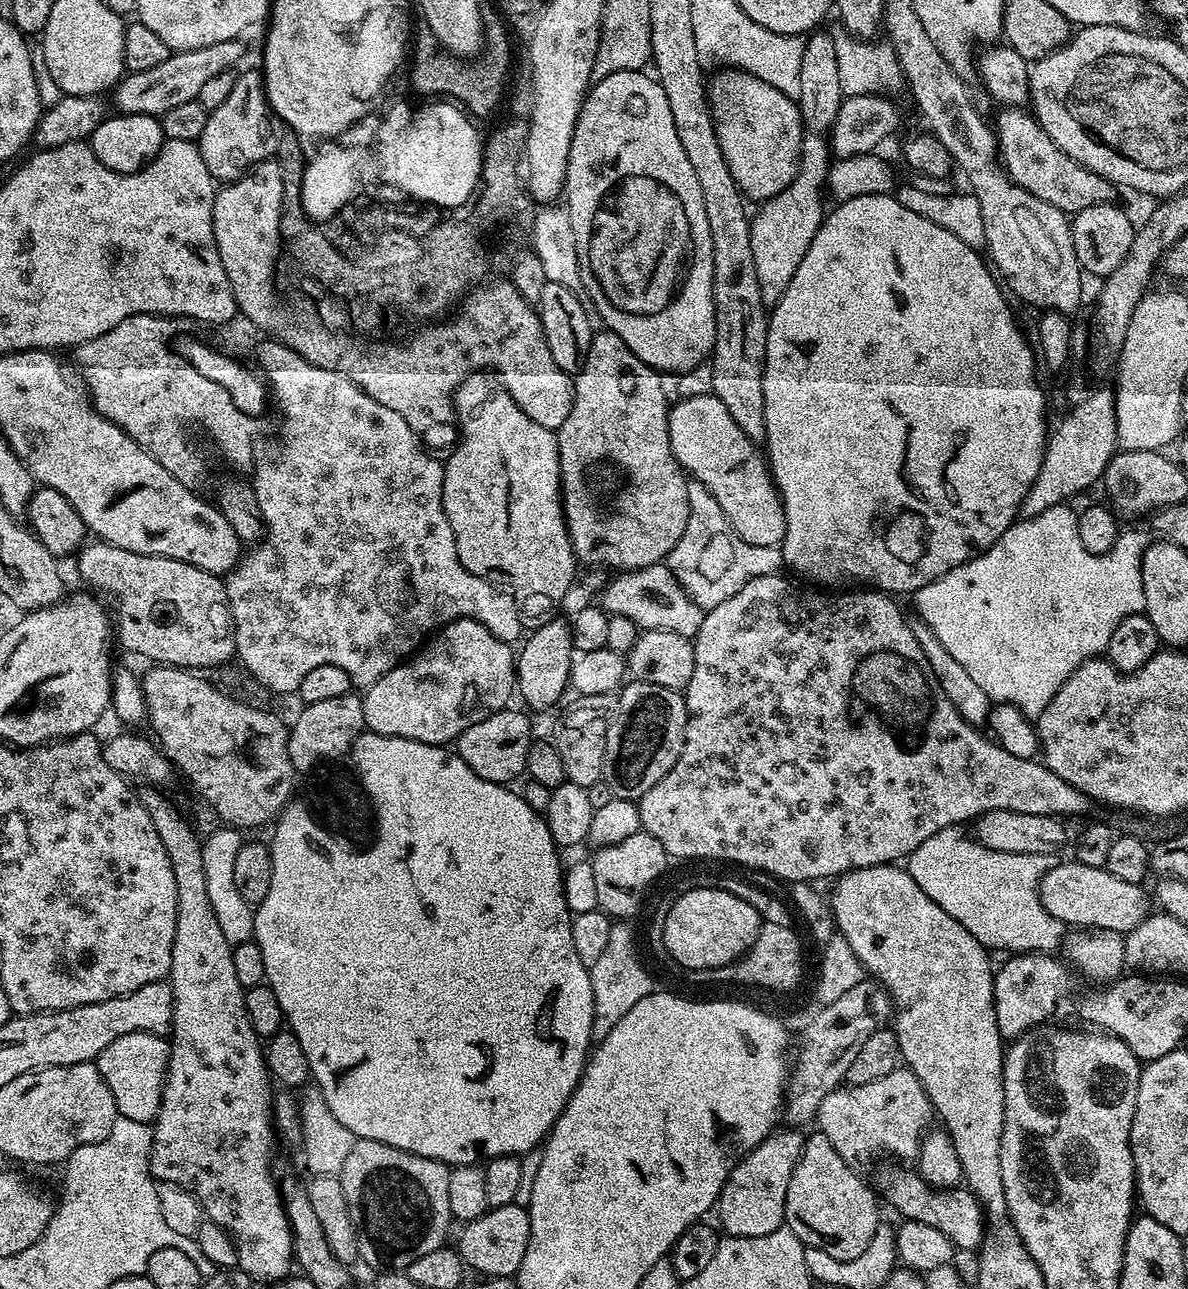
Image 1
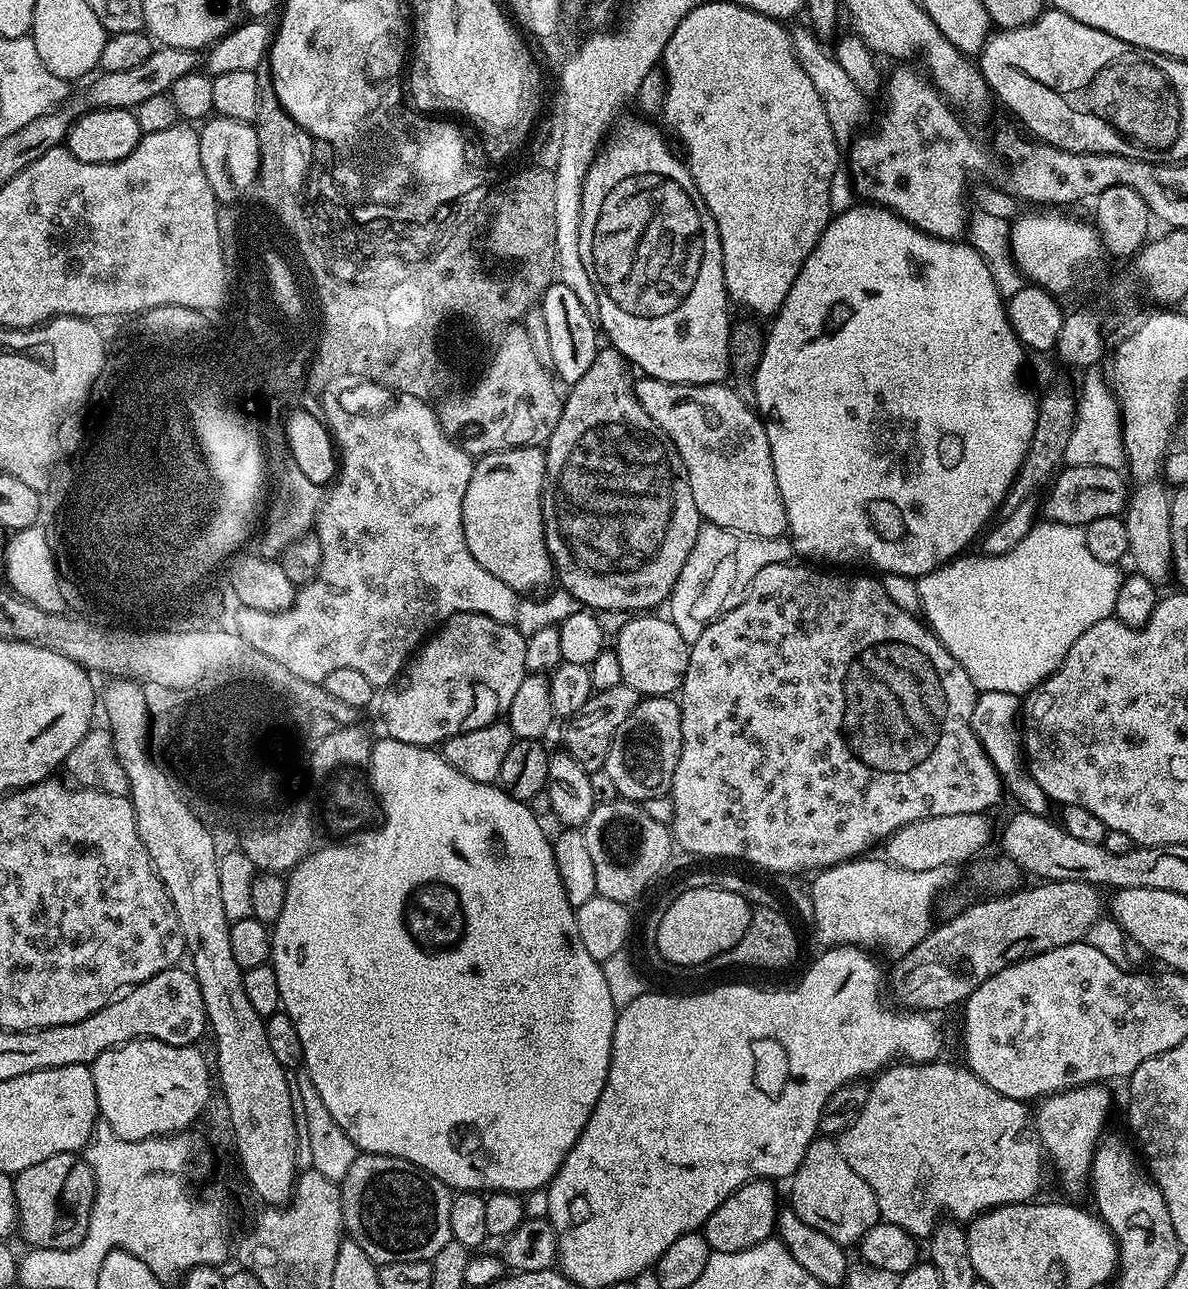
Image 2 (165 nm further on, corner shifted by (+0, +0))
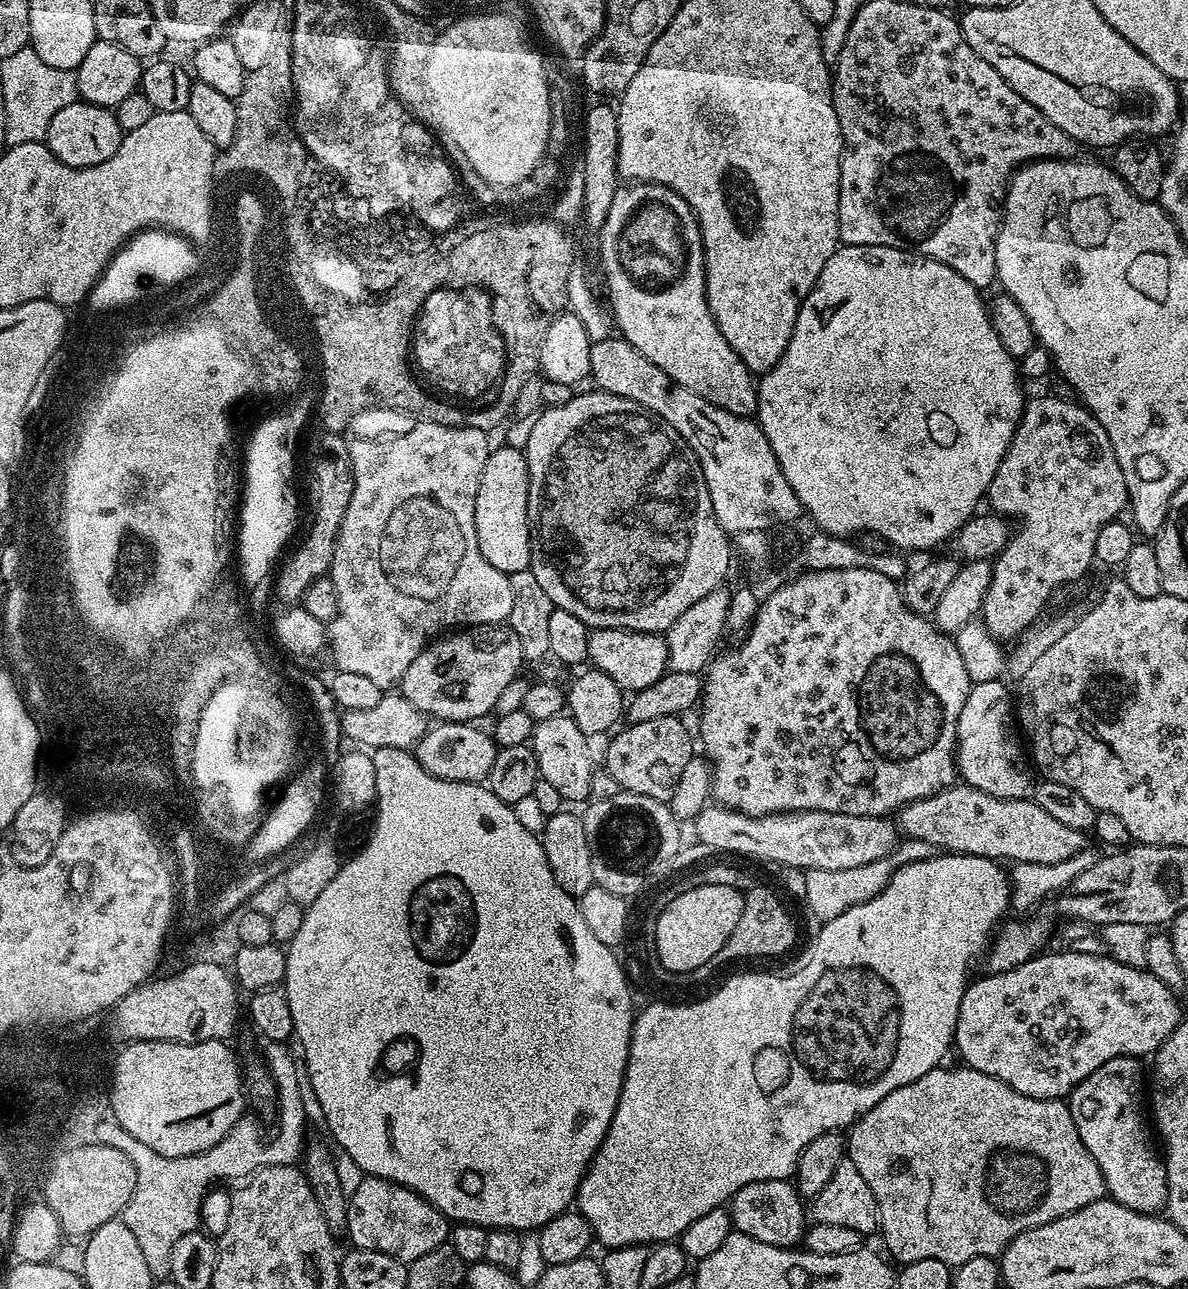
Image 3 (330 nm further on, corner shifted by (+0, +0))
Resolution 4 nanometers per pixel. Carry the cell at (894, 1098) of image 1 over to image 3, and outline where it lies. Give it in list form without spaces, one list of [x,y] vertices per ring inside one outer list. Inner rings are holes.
[[[941,1066],[930,1070],[930,1074],[922,1074],[922,1078],[914,1078],[914,1082],[906,1082],[906,1086],[898,1086],[898,1090],[886,1094],[878,1106],[860,1117],[846,1136],[847,1159],[858,1166],[858,1174],[862,1174],[866,1186],[870,1186],[870,1194],[874,1194],[879,1235],[884,1235],[884,1244],[889,1252],[887,1255],[900,1266],[922,1262],[922,1258],[934,1258],[943,1264],[955,1266],[970,1262],[970,1258],[975,1256],[999,1257],[1006,1245],[1018,1238],[1018,1234],[1046,1222],[1054,1222],[1066,1214],[1074,1214],[1074,1210],[1082,1210],[1090,1206],[1090,1202],[1105,1199],[1106,1196],[1102,1170],[1098,1170],[1098,1162],[1094,1162],[1090,1150],[1082,1146],[1078,1126],[1074,1126],[1074,1118],[1063,1099],[1039,1100],[1023,1096],[1018,1094],[1018,1090],[1006,1086],[1006,1082],[990,1078],[990,1074],[982,1074],[967,1066],[959,1067]]]

